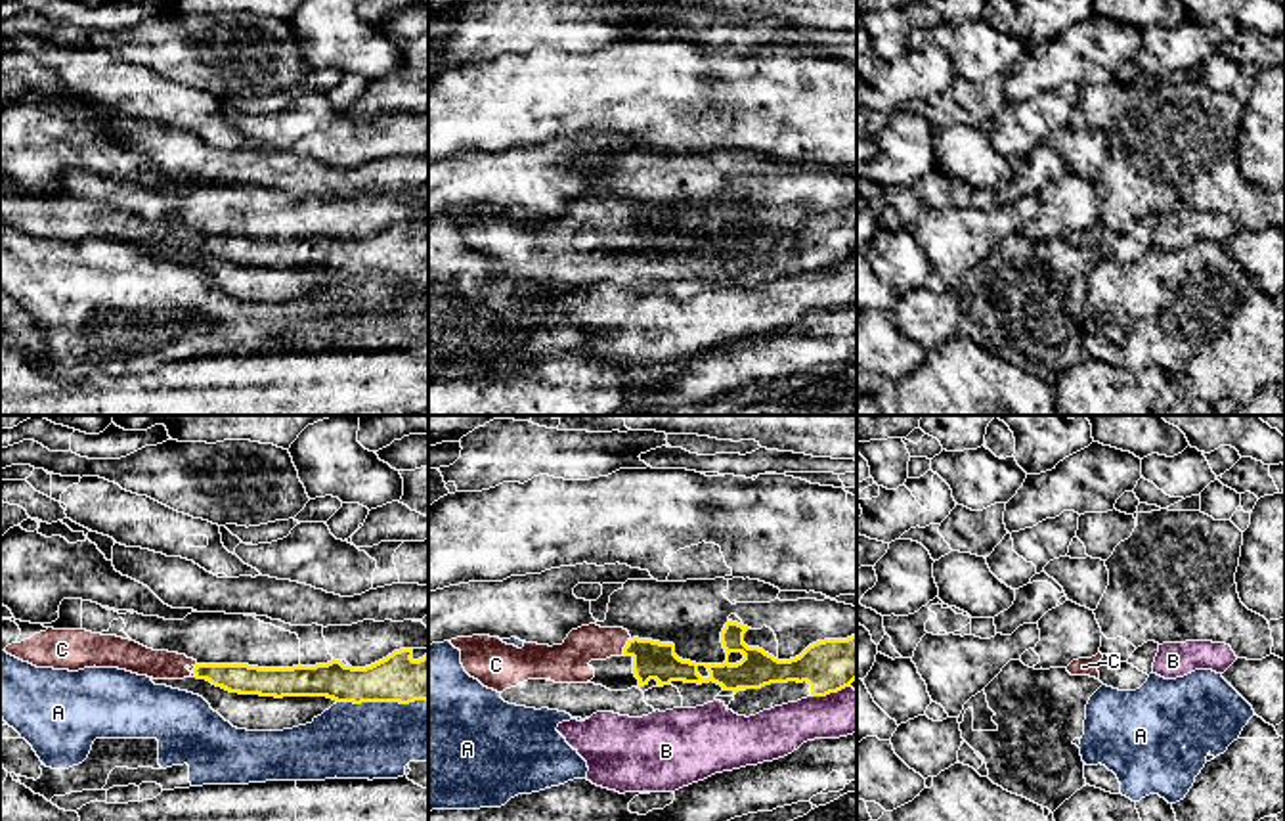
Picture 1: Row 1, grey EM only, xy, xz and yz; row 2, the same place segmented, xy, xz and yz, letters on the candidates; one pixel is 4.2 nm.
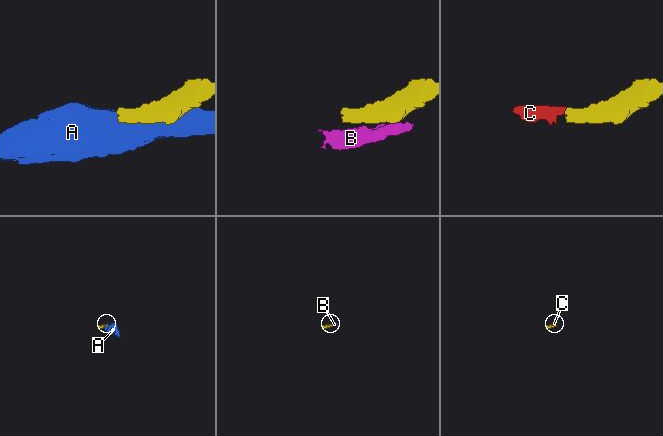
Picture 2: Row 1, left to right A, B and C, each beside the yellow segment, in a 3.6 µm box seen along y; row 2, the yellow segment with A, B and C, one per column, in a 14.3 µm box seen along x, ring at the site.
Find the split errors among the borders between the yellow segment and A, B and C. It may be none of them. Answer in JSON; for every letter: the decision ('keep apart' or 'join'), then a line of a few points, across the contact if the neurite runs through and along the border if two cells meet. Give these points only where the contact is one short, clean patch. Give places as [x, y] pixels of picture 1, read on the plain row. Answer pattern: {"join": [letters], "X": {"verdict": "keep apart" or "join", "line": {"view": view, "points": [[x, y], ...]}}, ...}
{"join": ["C"], "A": {"verdict": "keep apart"}, "B": {"verdict": "keep apart"}, "C": {"verdict": "join", "line": {"view": "xz", "points": [[656, 232], [641, 221], [624, 219], [584, 219], [568, 234]]}}}

